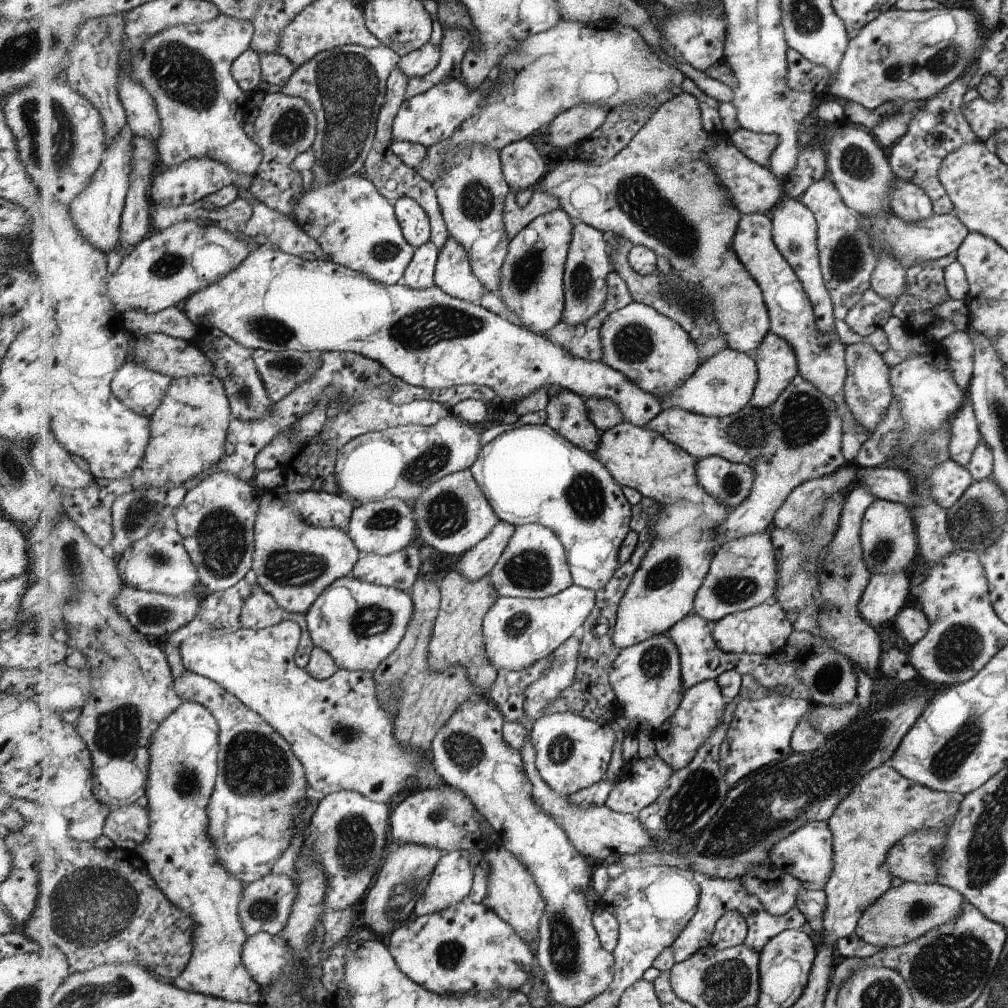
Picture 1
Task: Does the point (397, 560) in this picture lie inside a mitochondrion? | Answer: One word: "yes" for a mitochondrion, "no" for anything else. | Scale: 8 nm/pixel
no

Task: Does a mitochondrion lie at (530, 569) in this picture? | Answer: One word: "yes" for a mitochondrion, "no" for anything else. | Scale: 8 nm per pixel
yes

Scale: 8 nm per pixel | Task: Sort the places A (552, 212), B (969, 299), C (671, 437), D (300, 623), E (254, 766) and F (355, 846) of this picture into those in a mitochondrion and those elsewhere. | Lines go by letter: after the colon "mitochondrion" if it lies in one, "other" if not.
A: other
B: other
C: other
D: other
E: mitochondrion
F: mitochondrion

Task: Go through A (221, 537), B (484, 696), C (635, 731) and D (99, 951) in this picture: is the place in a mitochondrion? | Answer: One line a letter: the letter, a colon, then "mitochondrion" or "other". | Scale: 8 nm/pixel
A: mitochondrion
B: other
C: other
D: other

